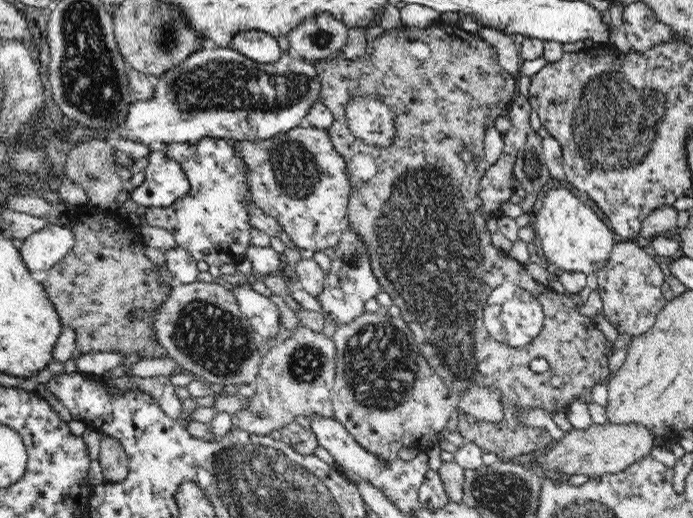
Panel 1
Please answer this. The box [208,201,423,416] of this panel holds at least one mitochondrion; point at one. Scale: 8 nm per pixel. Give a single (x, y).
(305, 362)

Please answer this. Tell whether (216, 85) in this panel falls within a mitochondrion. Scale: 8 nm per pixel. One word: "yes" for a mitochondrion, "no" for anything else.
yes

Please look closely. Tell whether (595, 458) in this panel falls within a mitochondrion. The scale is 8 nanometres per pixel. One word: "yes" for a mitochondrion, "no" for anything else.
no

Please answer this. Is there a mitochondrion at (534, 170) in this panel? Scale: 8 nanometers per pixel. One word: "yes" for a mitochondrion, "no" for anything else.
yes

